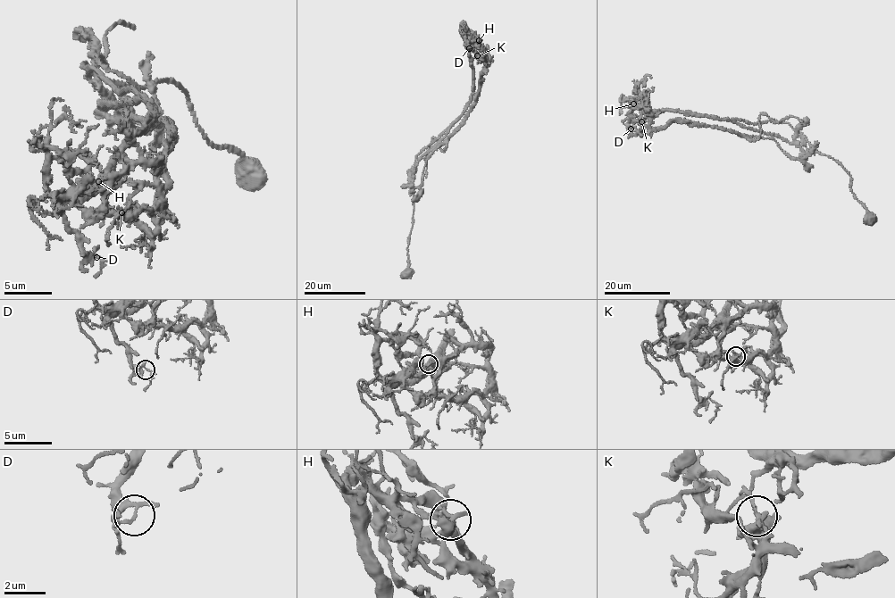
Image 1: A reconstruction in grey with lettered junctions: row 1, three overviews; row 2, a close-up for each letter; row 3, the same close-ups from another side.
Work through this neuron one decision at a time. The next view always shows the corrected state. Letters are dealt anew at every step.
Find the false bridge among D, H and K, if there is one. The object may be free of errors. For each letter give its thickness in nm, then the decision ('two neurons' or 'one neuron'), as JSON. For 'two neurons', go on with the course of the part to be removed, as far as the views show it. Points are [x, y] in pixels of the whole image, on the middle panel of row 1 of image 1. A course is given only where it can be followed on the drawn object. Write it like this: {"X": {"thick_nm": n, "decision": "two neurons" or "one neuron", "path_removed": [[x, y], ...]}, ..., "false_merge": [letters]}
{"D": {"thick_nm": 140, "decision": "one neuron"}, "H": {"thick_nm": 120, "decision": "two neurons", "path_removed": [[479, 40], [489, 61], [481, 74], [475, 103], [445, 149], [432, 138], [425, 159], [426, 178]]}, "K": {"thick_nm": 240, "decision": "one neuron"}, "false_merge": ["H"]}

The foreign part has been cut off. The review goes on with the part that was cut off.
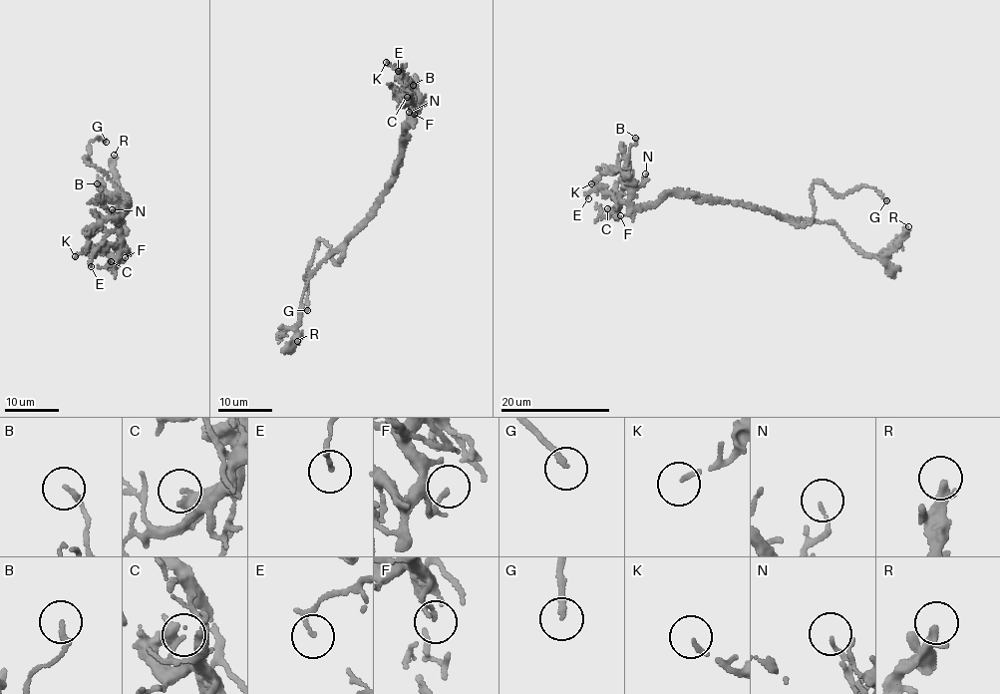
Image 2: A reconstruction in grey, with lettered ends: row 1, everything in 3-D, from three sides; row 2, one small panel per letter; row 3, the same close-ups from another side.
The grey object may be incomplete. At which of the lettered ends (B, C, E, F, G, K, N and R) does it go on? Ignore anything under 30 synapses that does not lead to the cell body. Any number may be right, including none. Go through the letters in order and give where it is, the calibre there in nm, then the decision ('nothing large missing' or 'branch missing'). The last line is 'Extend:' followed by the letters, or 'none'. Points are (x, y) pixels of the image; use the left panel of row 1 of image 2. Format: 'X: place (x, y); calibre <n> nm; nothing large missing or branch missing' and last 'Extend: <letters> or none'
B: place (97, 183); calibre 180 nm; nothing large missing
C: place (111, 261); calibre 110 nm; nothing large missing
E: place (91, 266); calibre 140 nm; nothing large missing
F: place (125, 257); calibre 80 nm; nothing large missing
G: place (106, 142); calibre 180 nm; branch missing
K: place (75, 256); calibre 140 nm; nothing large missing
N: place (112, 209); calibre 110 nm; nothing large missing
R: place (114, 155); calibre 300 nm; nothing large missing
Extend: G

